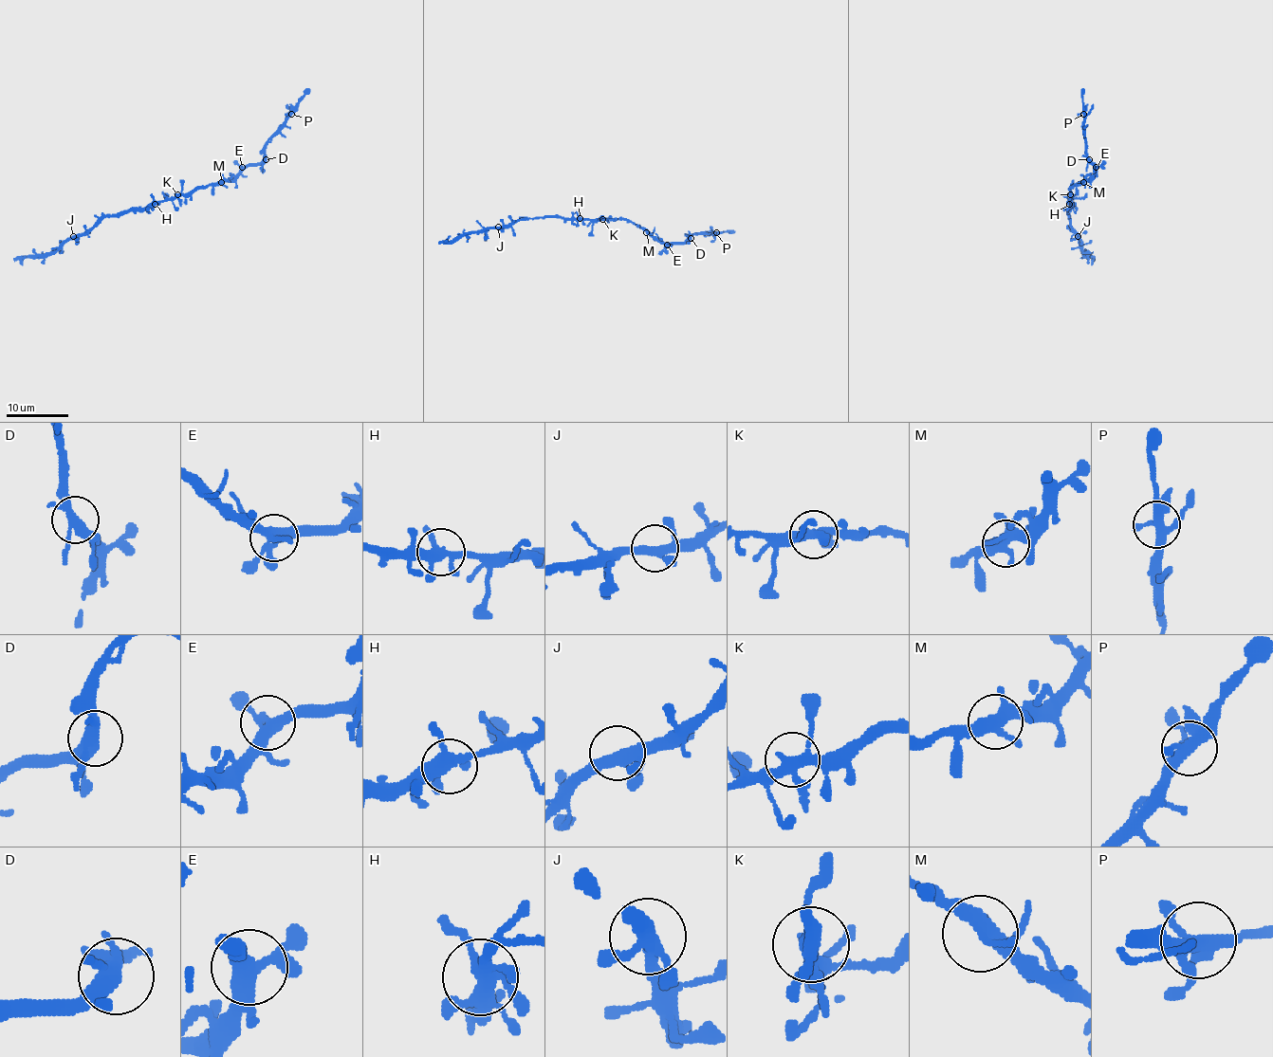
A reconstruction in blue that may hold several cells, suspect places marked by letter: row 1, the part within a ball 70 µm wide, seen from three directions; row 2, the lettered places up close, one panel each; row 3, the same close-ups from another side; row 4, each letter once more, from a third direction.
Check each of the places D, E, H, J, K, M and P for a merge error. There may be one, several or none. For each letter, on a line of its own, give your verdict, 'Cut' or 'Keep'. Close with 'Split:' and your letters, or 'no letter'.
D: Keep
E: Keep
H: Keep
J: Keep
K: Keep
M: Keep
P: Keep
Split: no letter

